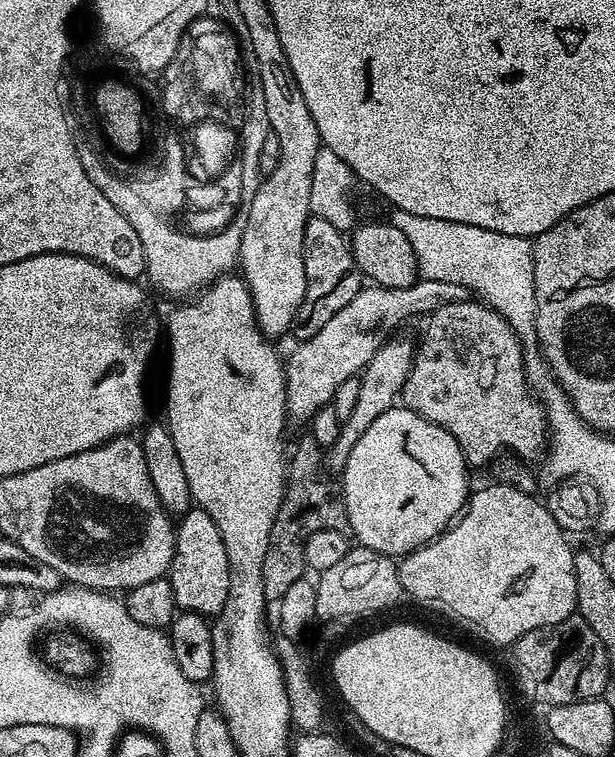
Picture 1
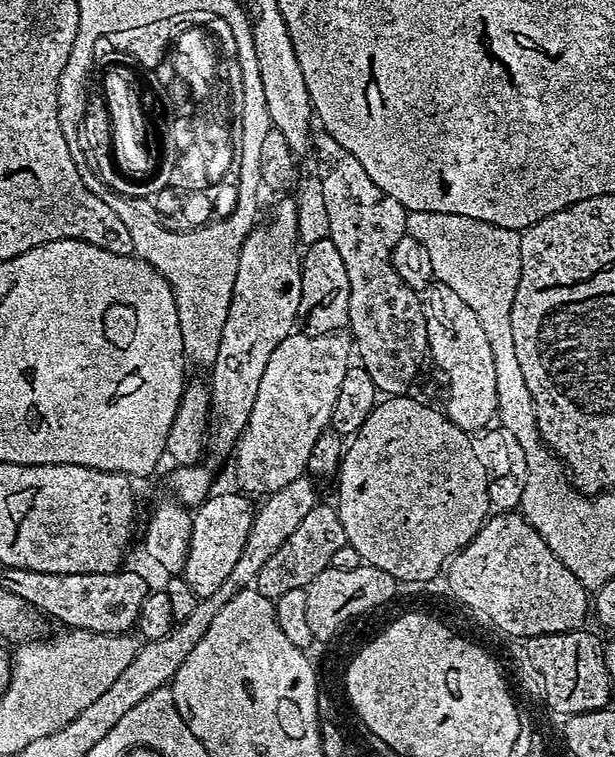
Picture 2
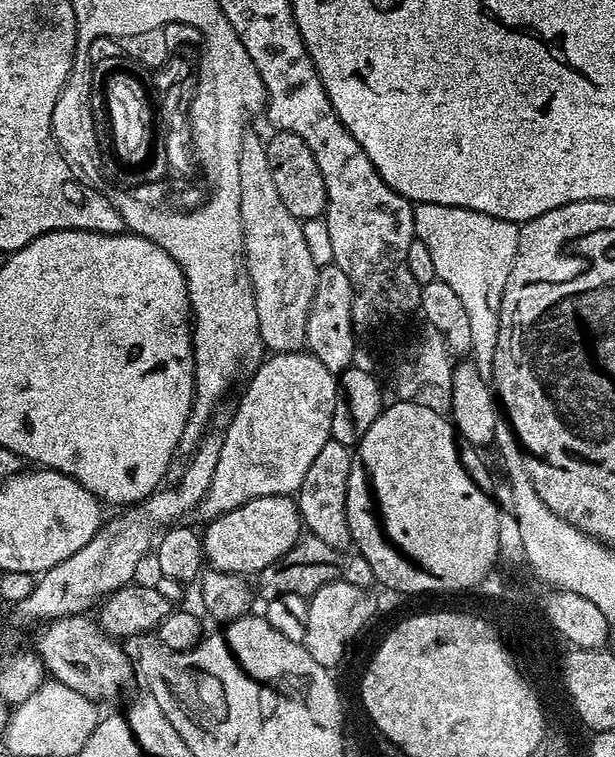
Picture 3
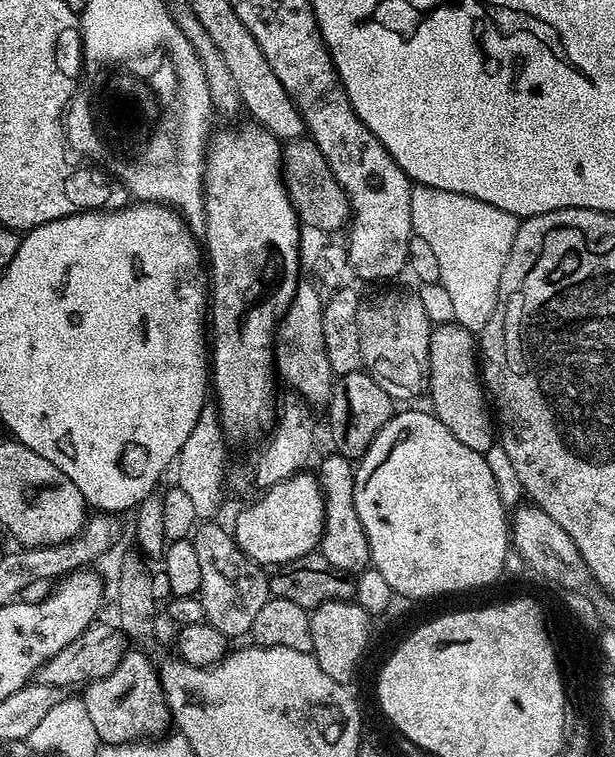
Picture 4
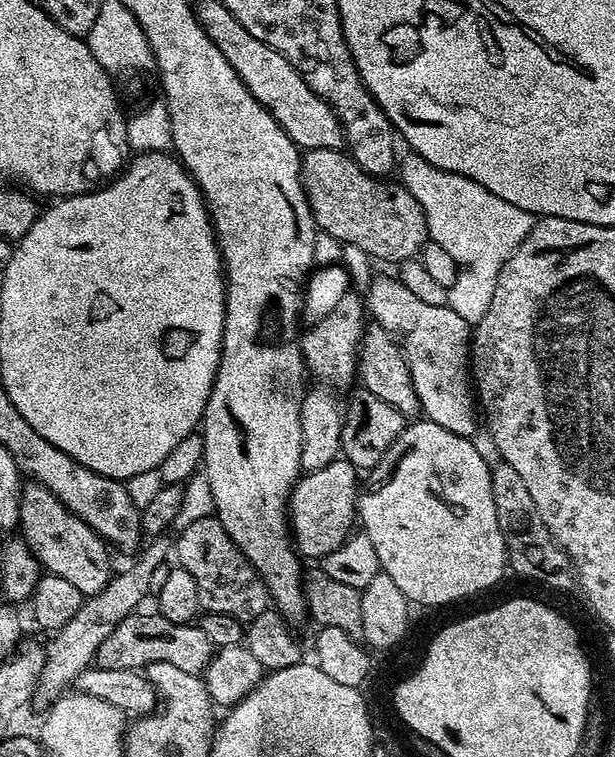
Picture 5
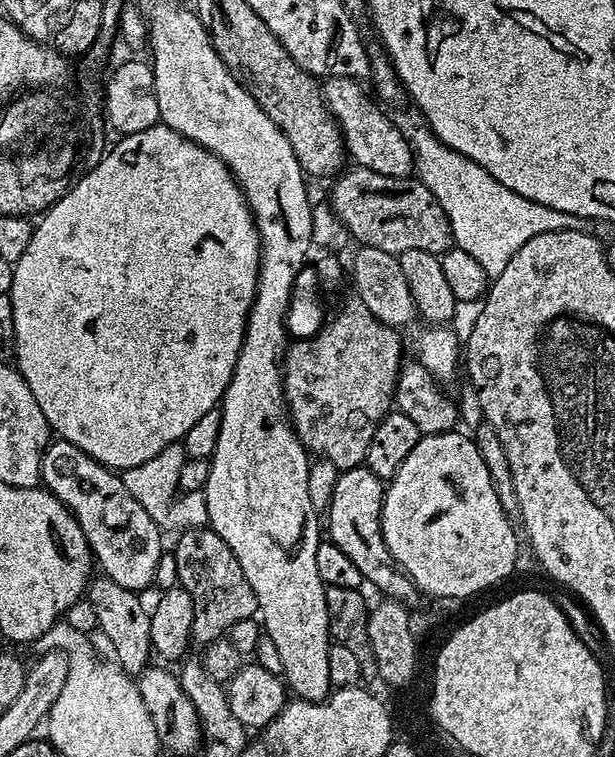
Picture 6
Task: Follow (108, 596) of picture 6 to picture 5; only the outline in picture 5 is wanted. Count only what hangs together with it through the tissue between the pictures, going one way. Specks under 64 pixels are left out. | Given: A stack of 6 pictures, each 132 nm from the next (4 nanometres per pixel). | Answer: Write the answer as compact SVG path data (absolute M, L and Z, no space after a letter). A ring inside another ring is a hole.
M28 482L23 485L20 493L20 519L18 521L18 531L28 549L31 550L36 558L36 563L40 565L45 573L52 573L58 578L64 578L76 586L82 596L89 597L98 594L107 586L108 581L114 575L112 560L108 557L110 553L109 545L100 537L94 529L86 526L82 518L78 518L72 511L67 508L58 497L46 486L35 482Z

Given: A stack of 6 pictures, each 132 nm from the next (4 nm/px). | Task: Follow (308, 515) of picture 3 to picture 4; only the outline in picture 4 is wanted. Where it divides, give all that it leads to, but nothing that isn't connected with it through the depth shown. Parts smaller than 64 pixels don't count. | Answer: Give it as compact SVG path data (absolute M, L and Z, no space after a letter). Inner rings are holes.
M331 454L320 464L318 475L320 489L324 495L324 533L320 539L320 551L338 570L349 574L359 574L372 563L370 542L366 538L366 530L362 526L362 518L358 518L358 510L354 506L354 486L356 470L353 461L339 454Z

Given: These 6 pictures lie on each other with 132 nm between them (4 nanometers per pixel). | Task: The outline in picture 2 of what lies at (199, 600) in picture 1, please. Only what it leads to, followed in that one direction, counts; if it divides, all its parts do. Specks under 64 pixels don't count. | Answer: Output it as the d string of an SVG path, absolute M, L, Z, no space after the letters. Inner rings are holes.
M239 491L219 492L195 505L192 512L190 554L186 554L182 578L198 598L214 594L214 590L222 586L226 574L234 570L234 562L242 558L242 546L246 546L246 538L254 515L254 504L248 501L251 499L247 495Z

